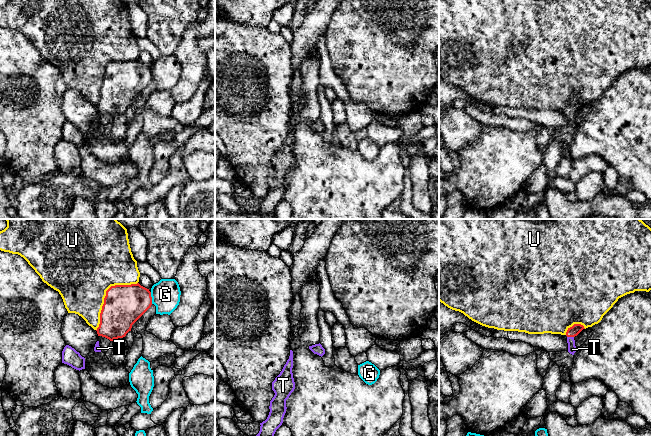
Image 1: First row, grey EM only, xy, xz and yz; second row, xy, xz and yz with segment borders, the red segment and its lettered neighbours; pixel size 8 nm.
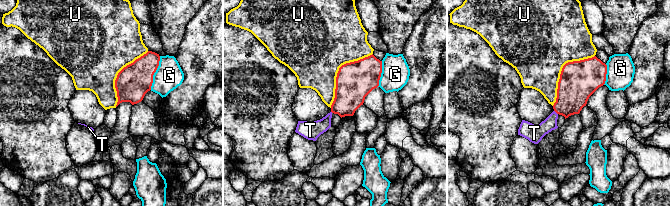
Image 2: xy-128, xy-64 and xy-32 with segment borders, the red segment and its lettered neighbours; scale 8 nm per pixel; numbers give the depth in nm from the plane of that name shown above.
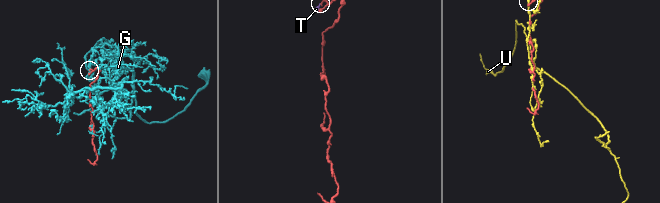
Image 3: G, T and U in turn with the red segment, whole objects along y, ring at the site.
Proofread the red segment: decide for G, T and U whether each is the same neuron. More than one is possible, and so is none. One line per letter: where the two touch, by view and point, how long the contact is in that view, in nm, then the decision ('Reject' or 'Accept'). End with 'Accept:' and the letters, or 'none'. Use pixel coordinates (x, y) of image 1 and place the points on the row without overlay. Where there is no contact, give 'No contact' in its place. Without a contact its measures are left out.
G: Touches red at xy (151, 74). Shared border 100 nm. Reject
T: Touches red at yz (570, 112). Shared border 60 nm. Accept
U: Touches red at xy (106, 71). Shared border 500 nm. Reject
Accept: T

